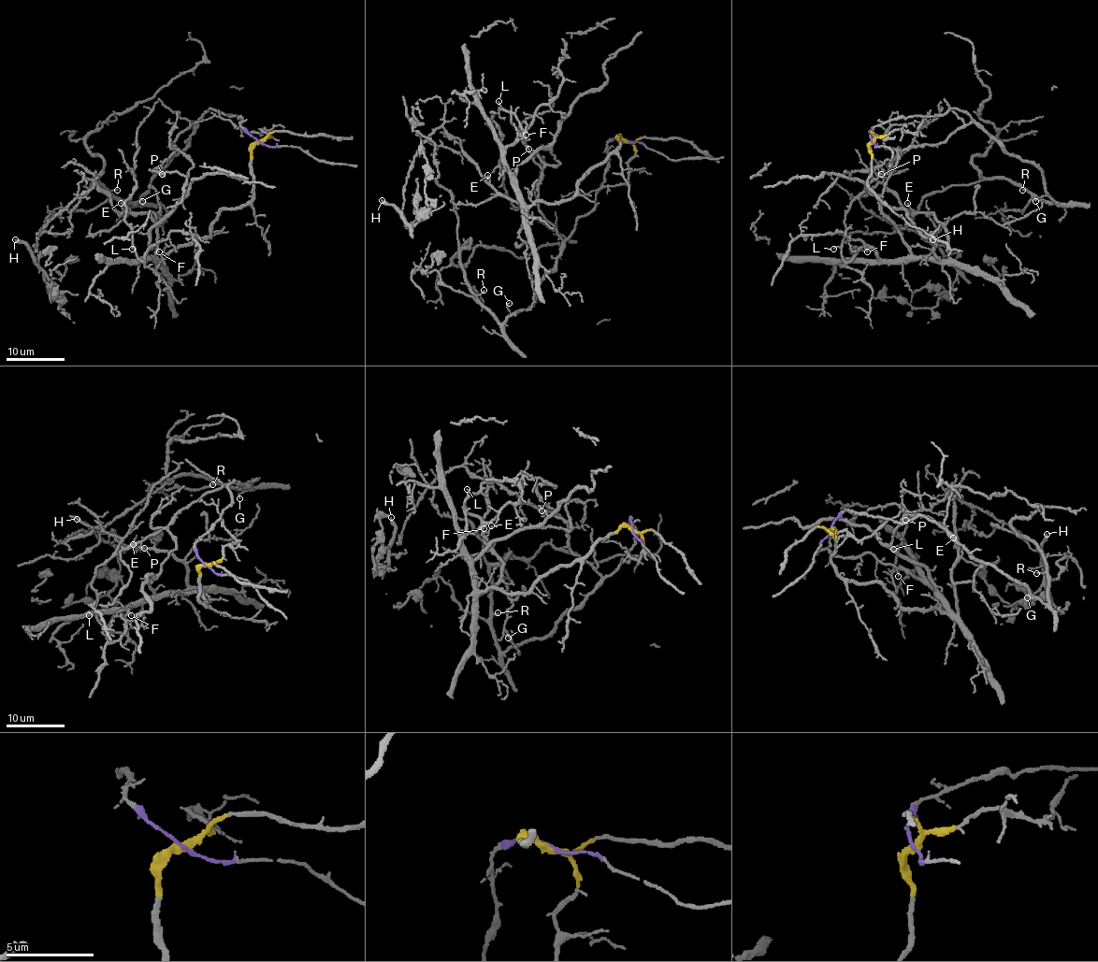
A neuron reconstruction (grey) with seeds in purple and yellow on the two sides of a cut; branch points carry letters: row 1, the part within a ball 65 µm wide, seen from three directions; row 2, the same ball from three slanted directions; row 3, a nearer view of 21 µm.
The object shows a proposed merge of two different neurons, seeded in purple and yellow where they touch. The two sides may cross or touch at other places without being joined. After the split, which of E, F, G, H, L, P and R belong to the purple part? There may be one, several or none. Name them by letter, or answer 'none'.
G, P, R

